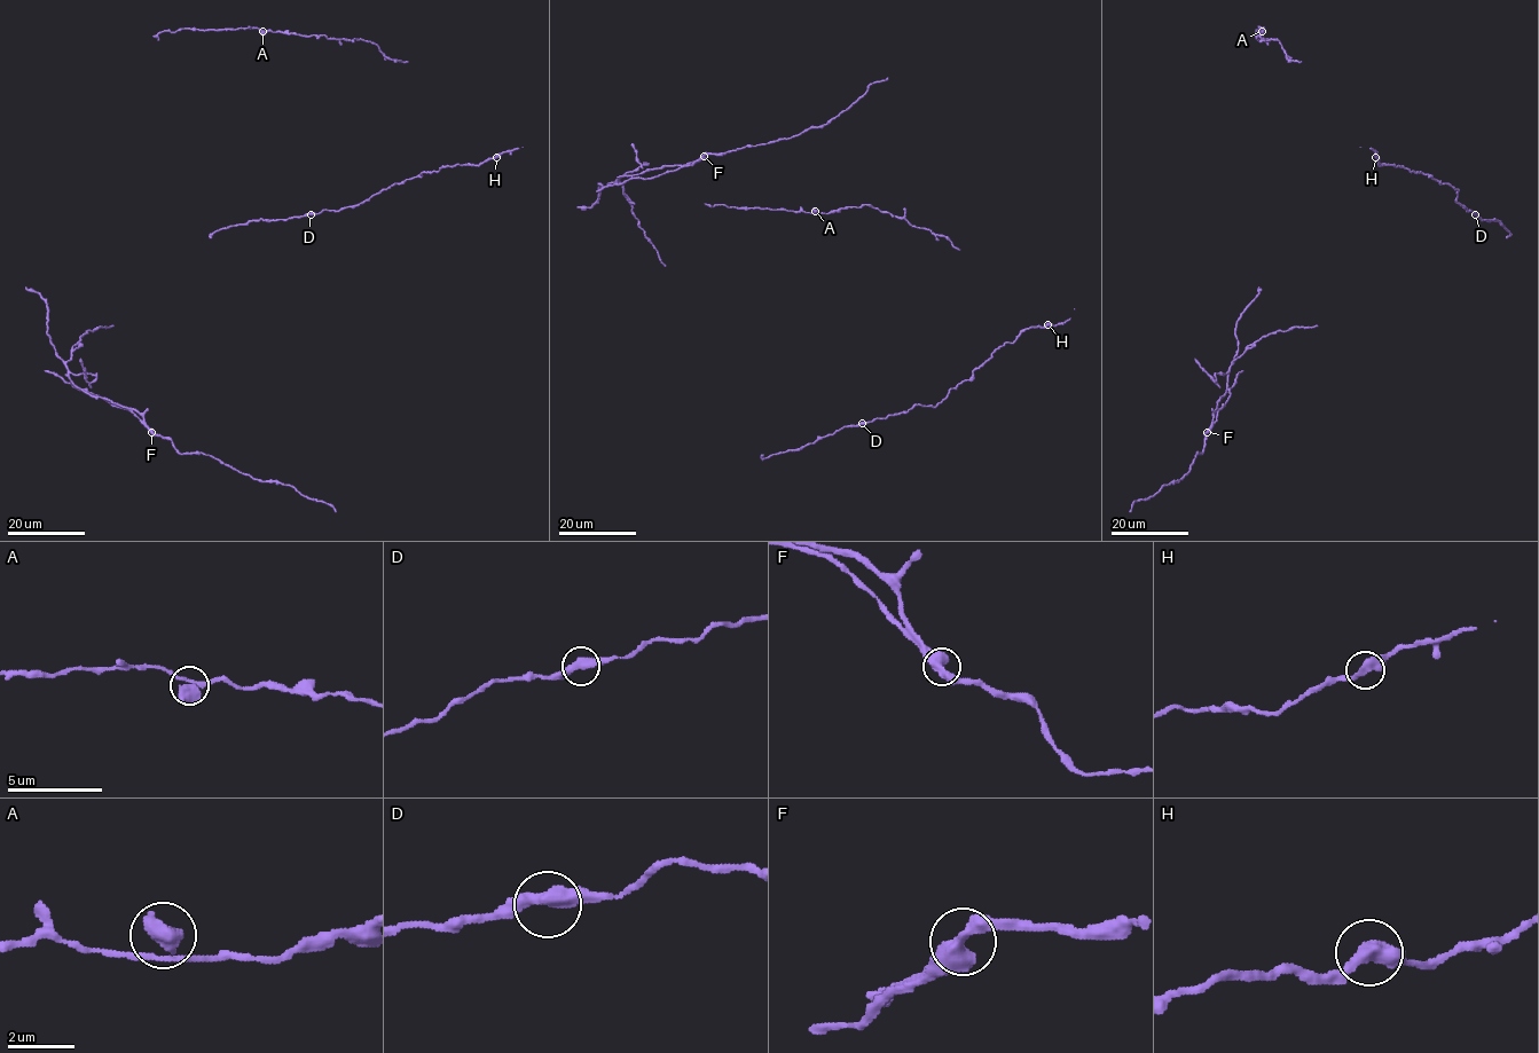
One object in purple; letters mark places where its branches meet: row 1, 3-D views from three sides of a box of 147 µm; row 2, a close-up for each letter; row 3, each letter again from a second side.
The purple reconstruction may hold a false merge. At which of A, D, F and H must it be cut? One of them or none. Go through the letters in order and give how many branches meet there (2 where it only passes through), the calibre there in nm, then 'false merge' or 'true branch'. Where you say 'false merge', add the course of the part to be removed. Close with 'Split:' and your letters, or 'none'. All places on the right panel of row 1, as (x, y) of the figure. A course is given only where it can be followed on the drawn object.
A: 2 | 460 nm | true branch
D: 2 | 440 nm | true branch
F: 2 | 500 nm | false merge | (1207, 432), (1217, 402), (1226, 392), (1229, 369), (1237, 358), (1272, 332), (1317, 325)
H: 2 | 480 nm | true branch
Split: F

